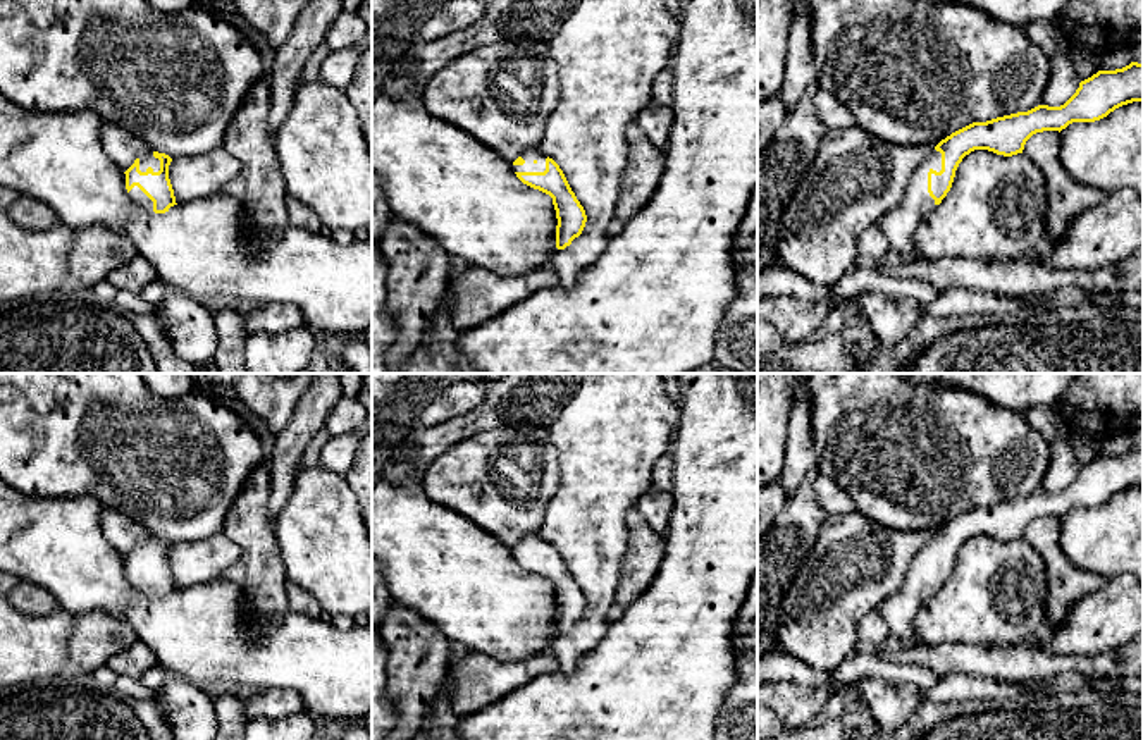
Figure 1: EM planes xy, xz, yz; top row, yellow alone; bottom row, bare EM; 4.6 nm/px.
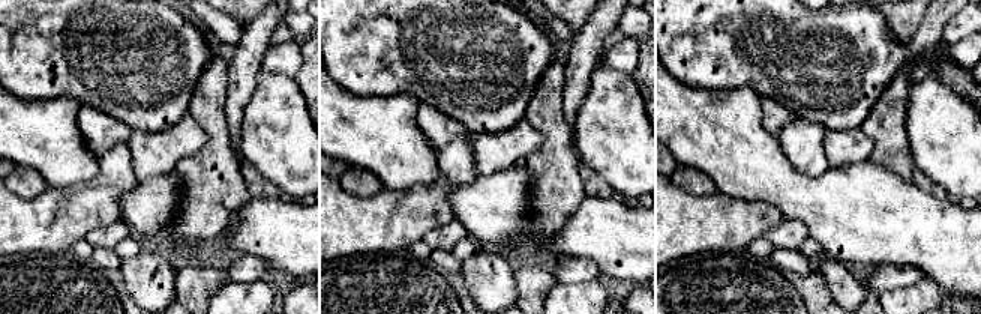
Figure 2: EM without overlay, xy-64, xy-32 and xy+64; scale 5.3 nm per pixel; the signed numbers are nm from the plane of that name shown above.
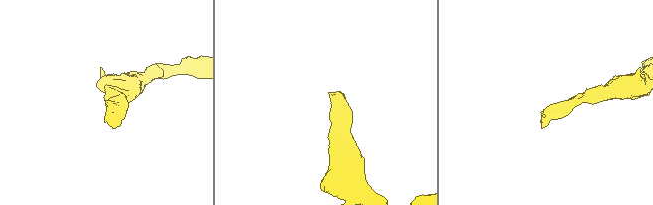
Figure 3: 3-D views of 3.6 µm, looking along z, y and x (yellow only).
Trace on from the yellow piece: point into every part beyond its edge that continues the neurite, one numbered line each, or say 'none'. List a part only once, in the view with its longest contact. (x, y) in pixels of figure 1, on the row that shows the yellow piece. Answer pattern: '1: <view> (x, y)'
1: yz (899, 226)

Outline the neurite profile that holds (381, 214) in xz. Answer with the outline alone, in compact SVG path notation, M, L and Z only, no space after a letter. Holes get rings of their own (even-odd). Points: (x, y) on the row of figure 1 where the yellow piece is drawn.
M372 172L372 243L379 244L379 239L391 217L392 213L384 198L382 181Z

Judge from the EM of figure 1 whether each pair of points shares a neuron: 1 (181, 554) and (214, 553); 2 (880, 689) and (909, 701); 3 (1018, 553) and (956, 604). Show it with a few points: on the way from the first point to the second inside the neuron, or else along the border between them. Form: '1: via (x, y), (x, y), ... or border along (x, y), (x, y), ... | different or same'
1: via (190, 554), (205, 554) | same
2: via (887, 696), (892, 701), (902, 701) | same
3: via (1002, 563), (971, 591) | same

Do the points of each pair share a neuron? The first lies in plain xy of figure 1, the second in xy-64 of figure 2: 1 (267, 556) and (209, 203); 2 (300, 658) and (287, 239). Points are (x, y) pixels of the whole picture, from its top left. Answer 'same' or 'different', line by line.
1: same
2: same

